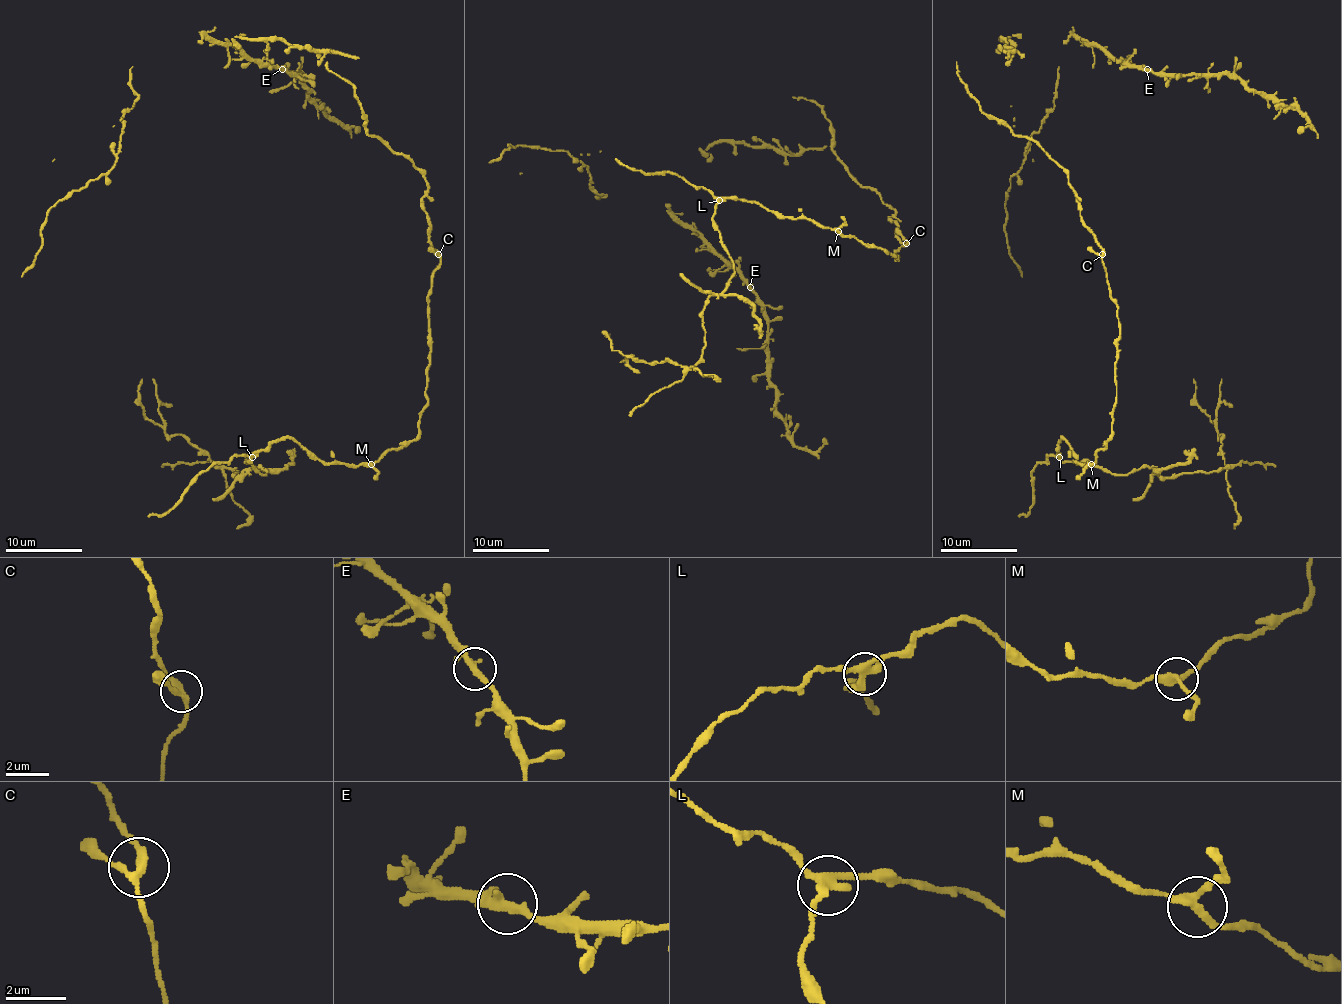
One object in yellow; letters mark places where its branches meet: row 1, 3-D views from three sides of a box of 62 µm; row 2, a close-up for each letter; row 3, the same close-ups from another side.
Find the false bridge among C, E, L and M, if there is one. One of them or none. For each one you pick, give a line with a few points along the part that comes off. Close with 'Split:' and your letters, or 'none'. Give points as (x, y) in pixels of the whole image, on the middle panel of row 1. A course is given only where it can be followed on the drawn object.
L: course (719, 200), (713, 225), (734, 274), (705, 304), (699, 358), (692, 366), (636, 362), (613, 349), (609, 333)
Split: L

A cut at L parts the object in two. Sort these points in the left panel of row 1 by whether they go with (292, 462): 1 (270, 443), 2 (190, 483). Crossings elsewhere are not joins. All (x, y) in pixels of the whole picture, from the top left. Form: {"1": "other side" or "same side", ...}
{"1": "other side", "2": "other side"}

